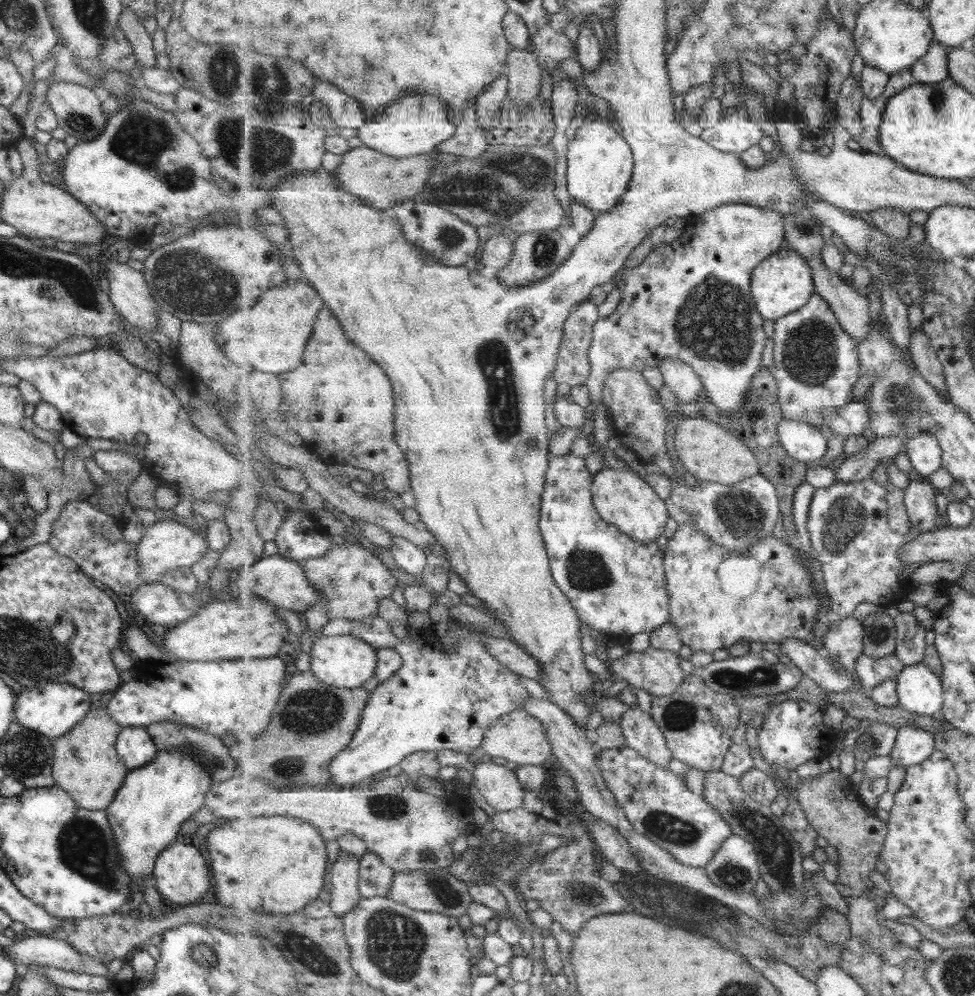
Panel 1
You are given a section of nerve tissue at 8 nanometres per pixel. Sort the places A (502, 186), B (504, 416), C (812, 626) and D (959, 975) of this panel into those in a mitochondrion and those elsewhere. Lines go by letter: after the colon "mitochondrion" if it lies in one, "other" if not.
A: mitochondrion
B: mitochondrion
C: other
D: mitochondrion

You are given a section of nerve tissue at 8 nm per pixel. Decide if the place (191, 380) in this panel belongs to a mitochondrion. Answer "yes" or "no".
no

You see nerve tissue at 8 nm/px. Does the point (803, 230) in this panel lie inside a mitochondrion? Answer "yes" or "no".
yes

